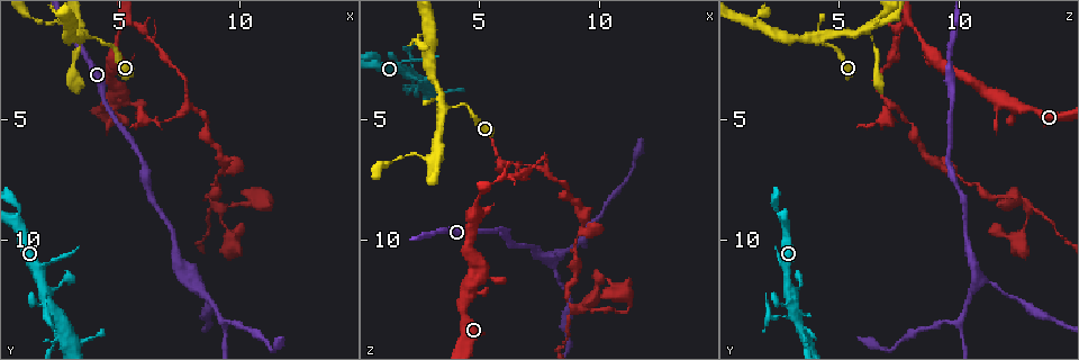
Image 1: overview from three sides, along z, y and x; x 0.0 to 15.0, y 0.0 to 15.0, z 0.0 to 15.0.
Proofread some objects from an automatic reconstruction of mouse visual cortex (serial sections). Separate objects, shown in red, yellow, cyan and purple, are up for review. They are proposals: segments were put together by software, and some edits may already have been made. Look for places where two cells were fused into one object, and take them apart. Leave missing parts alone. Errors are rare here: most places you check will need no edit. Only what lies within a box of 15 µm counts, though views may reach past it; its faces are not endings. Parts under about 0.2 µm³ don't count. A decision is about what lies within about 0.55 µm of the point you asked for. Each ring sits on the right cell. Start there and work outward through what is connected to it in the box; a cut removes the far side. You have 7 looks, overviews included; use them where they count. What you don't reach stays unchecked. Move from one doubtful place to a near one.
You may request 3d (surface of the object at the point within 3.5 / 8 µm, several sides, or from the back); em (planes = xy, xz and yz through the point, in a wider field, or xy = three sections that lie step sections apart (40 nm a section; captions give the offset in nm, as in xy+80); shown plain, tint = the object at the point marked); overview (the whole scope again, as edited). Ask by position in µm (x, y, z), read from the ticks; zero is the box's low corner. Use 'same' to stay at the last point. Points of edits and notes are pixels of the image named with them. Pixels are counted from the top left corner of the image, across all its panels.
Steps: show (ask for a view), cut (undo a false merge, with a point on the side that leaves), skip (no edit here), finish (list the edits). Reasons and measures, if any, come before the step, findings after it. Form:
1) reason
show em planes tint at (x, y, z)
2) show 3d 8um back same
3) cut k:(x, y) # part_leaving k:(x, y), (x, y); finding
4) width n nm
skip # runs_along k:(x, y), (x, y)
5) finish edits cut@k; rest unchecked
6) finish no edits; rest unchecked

arms part here
show 3d 8um at (8.0, 11.7, 10.8)

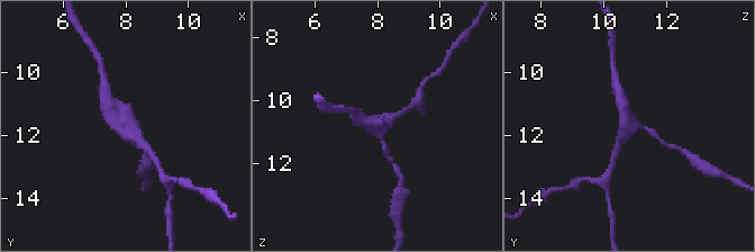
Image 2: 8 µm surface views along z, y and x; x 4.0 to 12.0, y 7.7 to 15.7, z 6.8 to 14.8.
arms 3; arm_widths 200, 250, 400 nm; need the tissue
show em xy step 3 tint at (8.1, 11.7, 10.9)

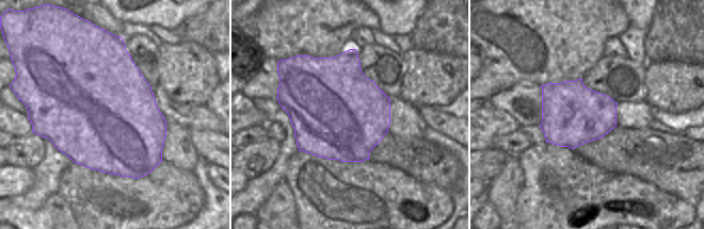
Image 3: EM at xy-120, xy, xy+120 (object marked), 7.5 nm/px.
skip # runs_along 2:(108, 101), (115, 115), (149, 150); one cell here

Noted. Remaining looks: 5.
abrupt turn
show 3d 8um at (7.7, 3.4, 6.4)

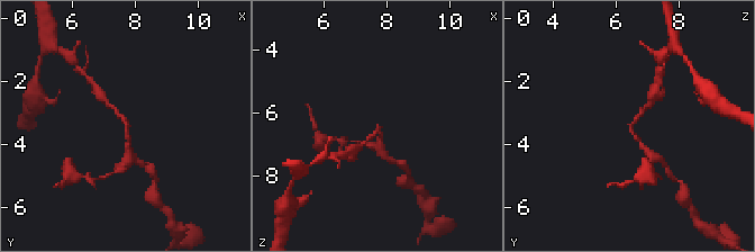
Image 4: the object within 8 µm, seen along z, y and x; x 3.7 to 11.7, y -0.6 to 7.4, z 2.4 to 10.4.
show 3d 3.5um back at (7.8, 3.5, 6.4)

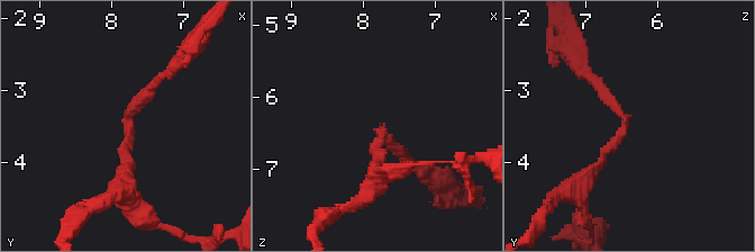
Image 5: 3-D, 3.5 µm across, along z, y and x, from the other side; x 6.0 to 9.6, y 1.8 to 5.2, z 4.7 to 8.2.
shape alone is not enough
show em xy step 1 tint at (7.75, 3.50, 6.50)

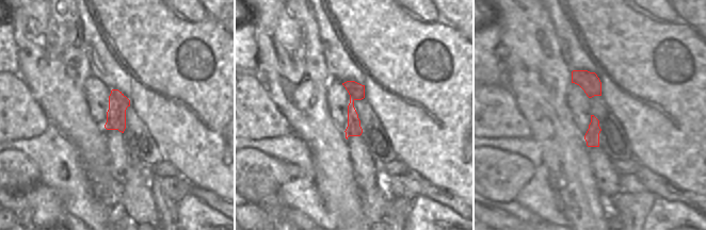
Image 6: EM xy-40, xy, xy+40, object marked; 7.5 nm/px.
cut 5:(124, 152) # part_leaving 5:(129, 120), (126, 190), (111, 197); a second cell is stuck on

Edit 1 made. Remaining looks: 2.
sharp bend
show 3d 3.5um at (4.9, 1.6, 8.4)

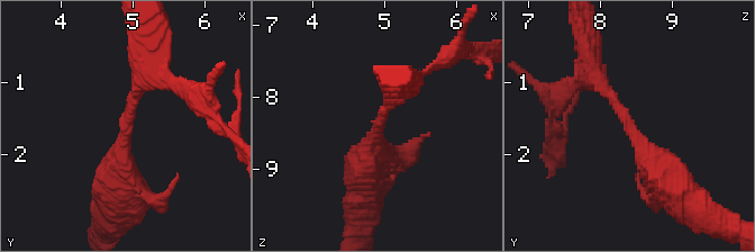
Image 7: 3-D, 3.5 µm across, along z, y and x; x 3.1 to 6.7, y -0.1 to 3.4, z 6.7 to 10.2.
arm_widths 250, 400 nm
show em xy step 2 tint at (4.90, 1.50, 8.40)

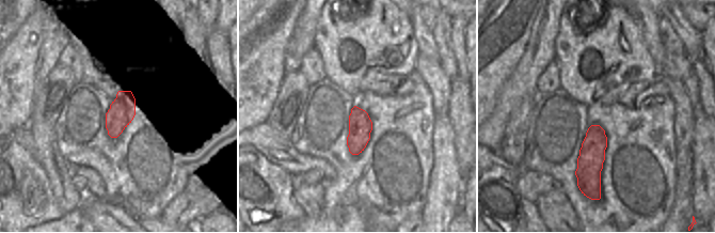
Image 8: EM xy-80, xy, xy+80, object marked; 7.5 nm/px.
skip # runs_along 7:(665, 181), (599, 81), (581, 81); all the same cell

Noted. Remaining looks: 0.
finish edits cut@5; rest unchecked

